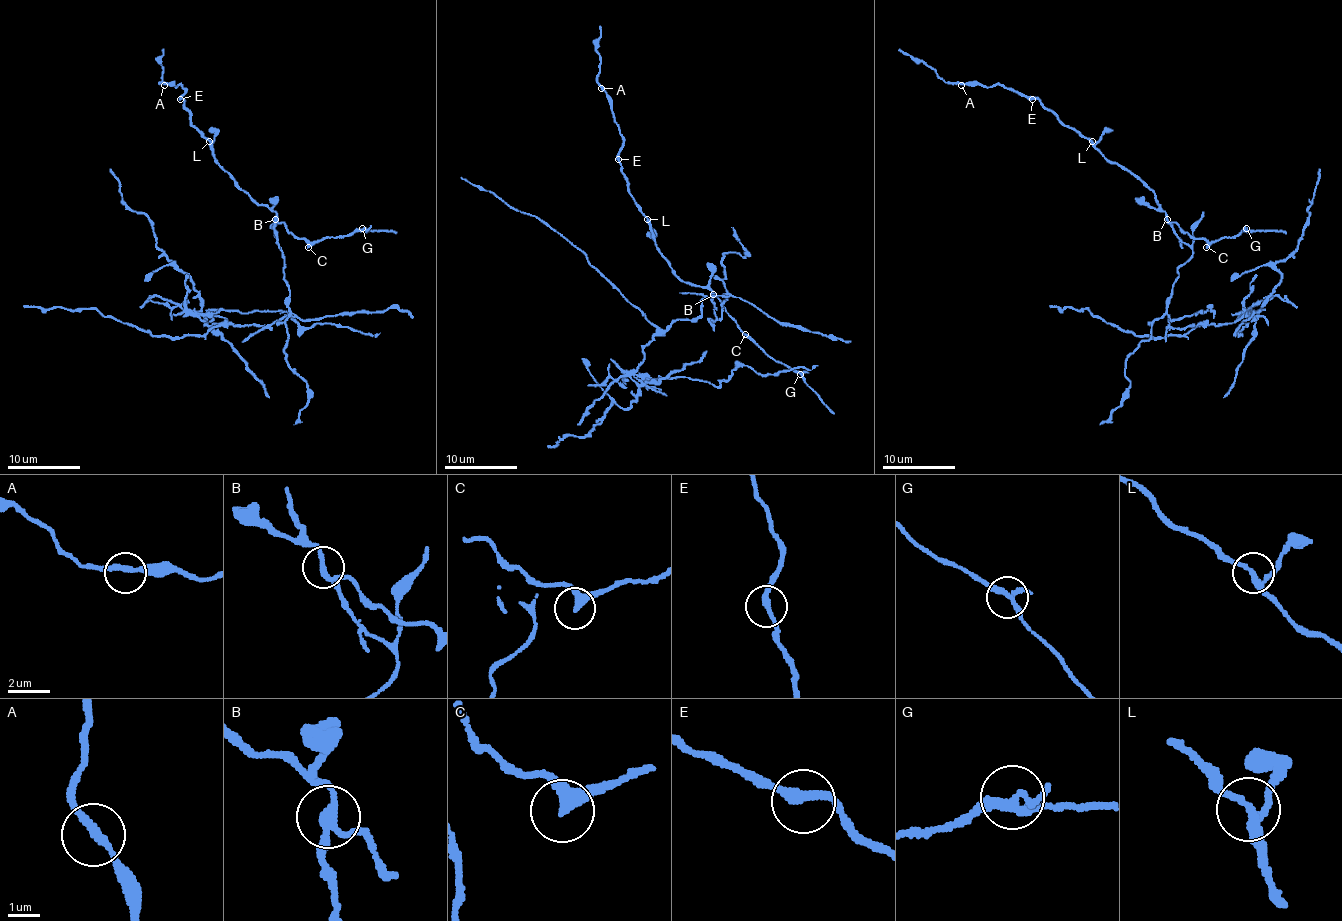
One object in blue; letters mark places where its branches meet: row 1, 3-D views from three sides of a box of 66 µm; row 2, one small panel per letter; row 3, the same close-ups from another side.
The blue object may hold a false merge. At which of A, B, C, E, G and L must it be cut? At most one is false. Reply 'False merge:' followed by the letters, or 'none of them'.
False merge: B

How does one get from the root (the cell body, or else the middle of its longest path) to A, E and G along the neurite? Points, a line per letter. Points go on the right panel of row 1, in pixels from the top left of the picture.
A: (1192, 256), (1155, 196), (1037, 99), (999, 85), (961, 85)
E: (1192, 256), (1155, 196), (1137, 177), (1112, 163), (1084, 136), (1068, 128), (1037, 99), (1032, 99)
G: (1192, 256), (1192, 250), (1168, 223), (1175, 223), (1194, 237), (1206, 241), (1234, 237), (1246, 228)

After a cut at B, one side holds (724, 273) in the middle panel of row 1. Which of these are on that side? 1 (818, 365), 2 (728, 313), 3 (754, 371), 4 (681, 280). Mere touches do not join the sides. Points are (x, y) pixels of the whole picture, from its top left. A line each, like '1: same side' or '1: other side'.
1: same side
2: other side
3: same side
4: other side

